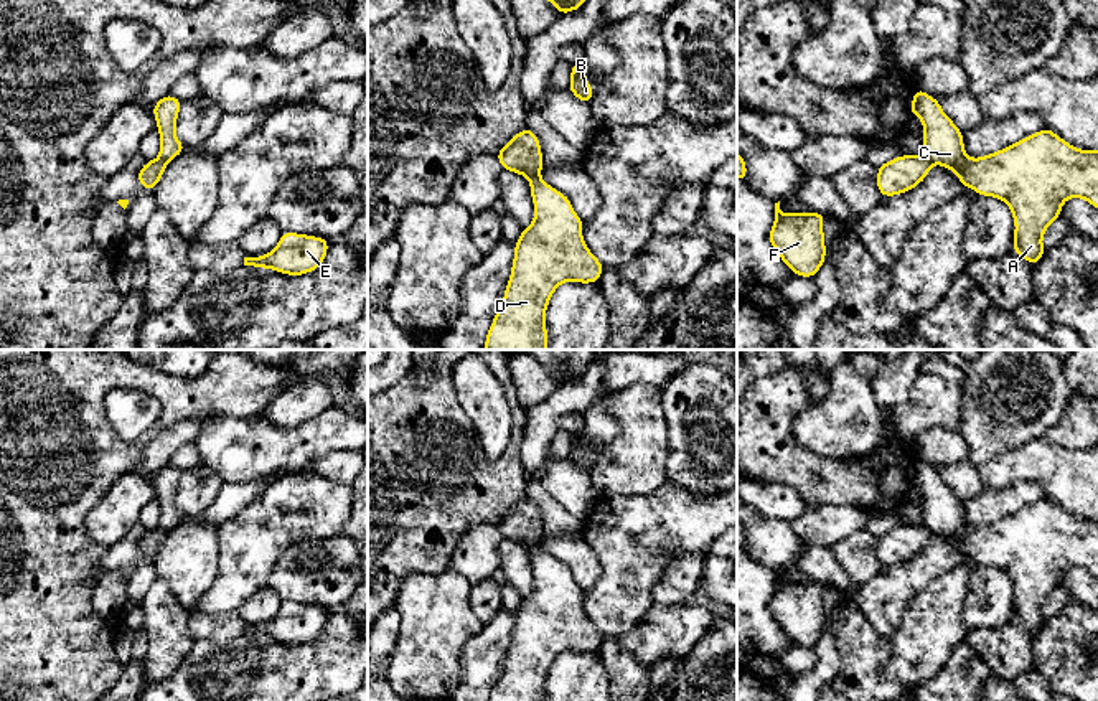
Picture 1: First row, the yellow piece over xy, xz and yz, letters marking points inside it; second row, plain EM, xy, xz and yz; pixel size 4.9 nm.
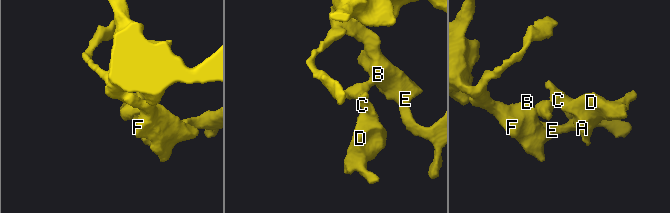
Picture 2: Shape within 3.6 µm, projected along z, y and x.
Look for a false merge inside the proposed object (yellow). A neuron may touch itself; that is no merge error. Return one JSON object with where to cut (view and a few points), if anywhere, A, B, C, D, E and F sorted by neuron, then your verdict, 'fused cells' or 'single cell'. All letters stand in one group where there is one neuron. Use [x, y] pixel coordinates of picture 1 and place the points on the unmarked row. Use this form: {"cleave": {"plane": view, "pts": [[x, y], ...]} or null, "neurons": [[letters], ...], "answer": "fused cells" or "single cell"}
{"cleave": {"plane": "xz", "pts": [[538, 541], [526, 546]]}, "neurons": [["A", "C", "D"], ["B", "E", "F"]], "answer": "fused cells"}

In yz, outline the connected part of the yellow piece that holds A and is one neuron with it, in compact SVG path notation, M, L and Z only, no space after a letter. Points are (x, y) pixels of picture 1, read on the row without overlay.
M918 457L910 482L922 490L923 525L933 534L956 543L960 553L978 564L997 567L1011 577L1016 594L1012 622L1029 633L1035 635L1044 627L1042 607L1047 597L1060 587L1067 569L1082 567L1098 579L1098 520L1077 518L1045 496L994 523L969 528L963 501L943 482L938 468Z

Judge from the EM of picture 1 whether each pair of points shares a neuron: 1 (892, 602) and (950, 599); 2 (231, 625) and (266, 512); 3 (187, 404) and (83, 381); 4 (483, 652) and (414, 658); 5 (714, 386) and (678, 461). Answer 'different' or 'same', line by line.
1: different
2: different
3: same
4: different
5: same

